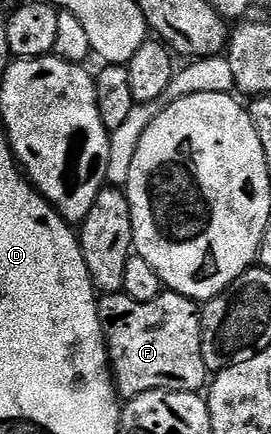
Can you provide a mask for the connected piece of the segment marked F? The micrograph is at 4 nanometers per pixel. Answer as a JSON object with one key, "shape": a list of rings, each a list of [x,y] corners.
{"shape":[[[121,291],[103,294],[99,303],[104,342],[108,345],[108,364],[112,367],[112,380],[121,398],[131,399],[159,389],[200,393],[209,384],[210,370],[202,355],[202,309],[197,302],[171,291],[163,291],[150,302],[136,302]]]}

